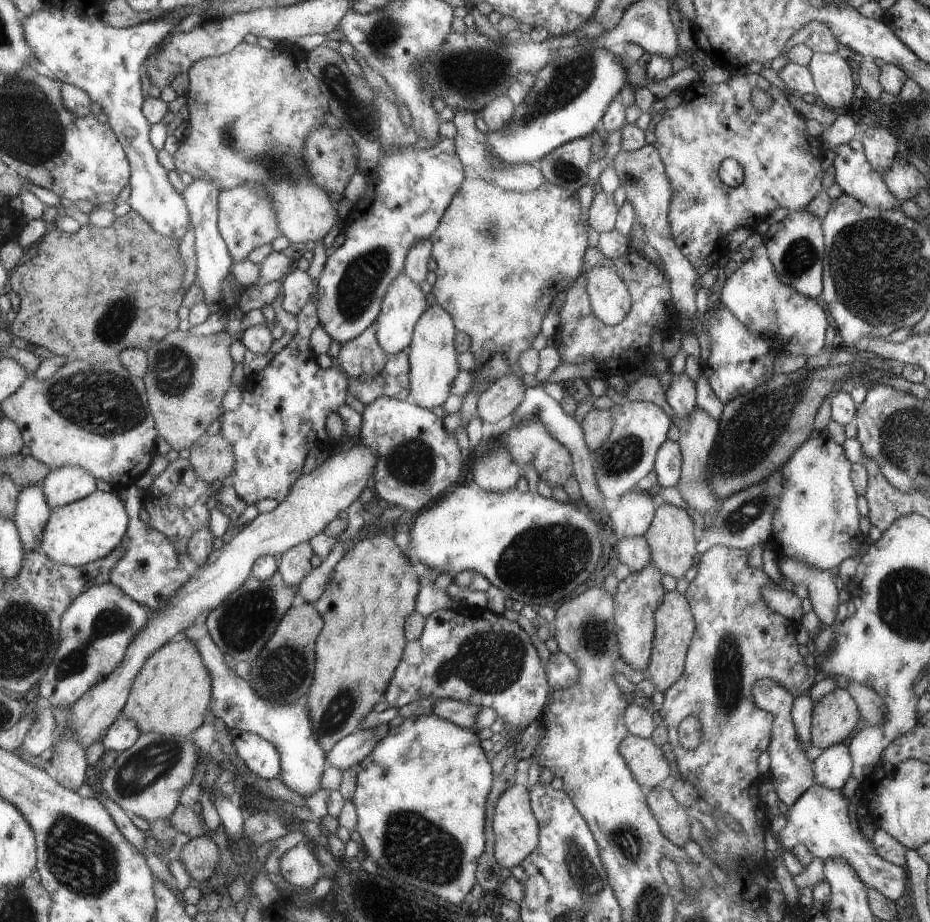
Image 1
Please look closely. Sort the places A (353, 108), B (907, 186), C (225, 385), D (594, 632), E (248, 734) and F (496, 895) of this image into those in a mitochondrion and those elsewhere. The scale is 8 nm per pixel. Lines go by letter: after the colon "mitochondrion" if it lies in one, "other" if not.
A: mitochondrion
B: other
C: other
D: mitochondrion
E: other
F: other

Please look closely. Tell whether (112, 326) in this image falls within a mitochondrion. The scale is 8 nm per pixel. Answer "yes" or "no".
yes

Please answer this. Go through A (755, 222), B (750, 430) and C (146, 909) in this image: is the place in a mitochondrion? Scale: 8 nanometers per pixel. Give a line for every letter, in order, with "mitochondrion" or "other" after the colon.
A: other
B: mitochondrion
C: other

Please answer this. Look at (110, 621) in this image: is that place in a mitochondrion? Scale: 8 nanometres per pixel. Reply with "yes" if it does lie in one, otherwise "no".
yes

